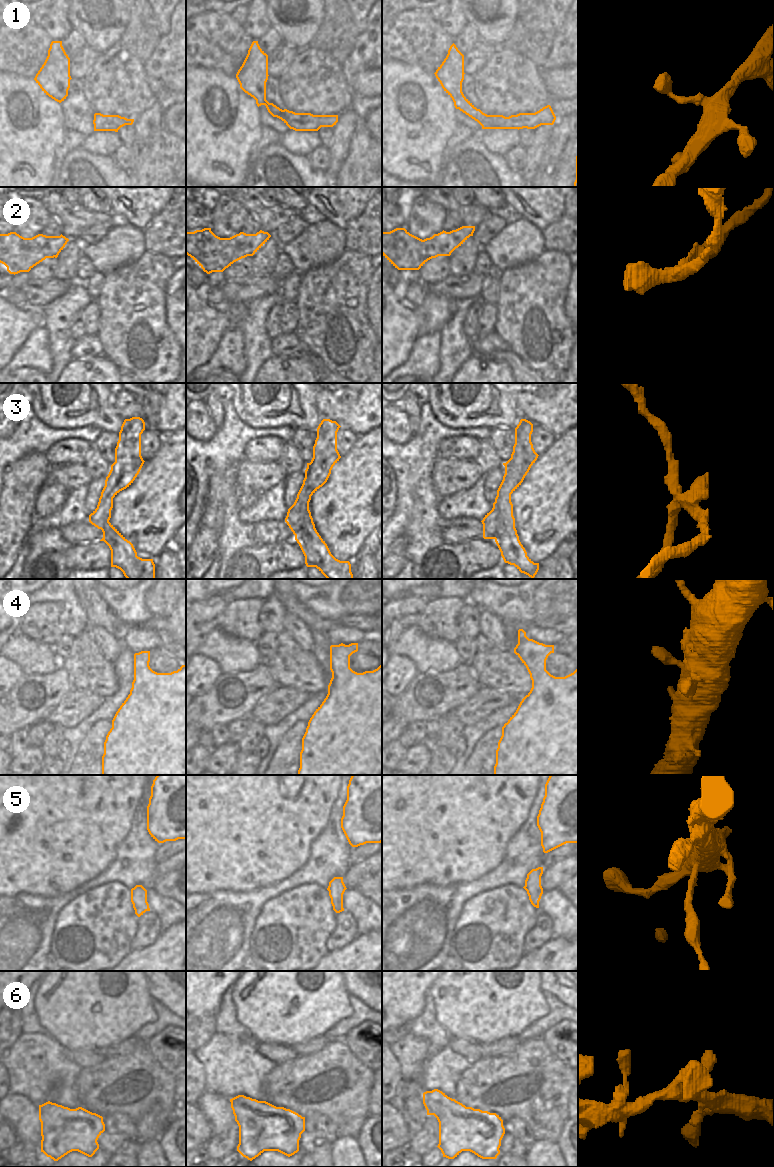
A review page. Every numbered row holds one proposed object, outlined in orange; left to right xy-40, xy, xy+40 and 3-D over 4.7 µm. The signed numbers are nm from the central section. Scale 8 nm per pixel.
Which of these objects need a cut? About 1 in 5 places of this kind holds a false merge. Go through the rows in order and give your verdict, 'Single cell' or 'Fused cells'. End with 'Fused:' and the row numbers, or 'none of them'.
1: Single cell
2: Fused cells
3: Fused cells
4: Single cell
5: Fused cells
6: Single cell
Fused: 2, 3, 5

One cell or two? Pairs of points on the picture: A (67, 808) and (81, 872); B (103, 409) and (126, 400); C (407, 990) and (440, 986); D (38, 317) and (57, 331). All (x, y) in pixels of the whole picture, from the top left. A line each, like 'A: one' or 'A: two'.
A: one
B: two
C: two
D: two

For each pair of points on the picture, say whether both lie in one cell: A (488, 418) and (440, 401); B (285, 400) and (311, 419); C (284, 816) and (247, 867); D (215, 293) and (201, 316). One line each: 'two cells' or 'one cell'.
A: one cell
B: one cell
C: one cell
D: two cells

